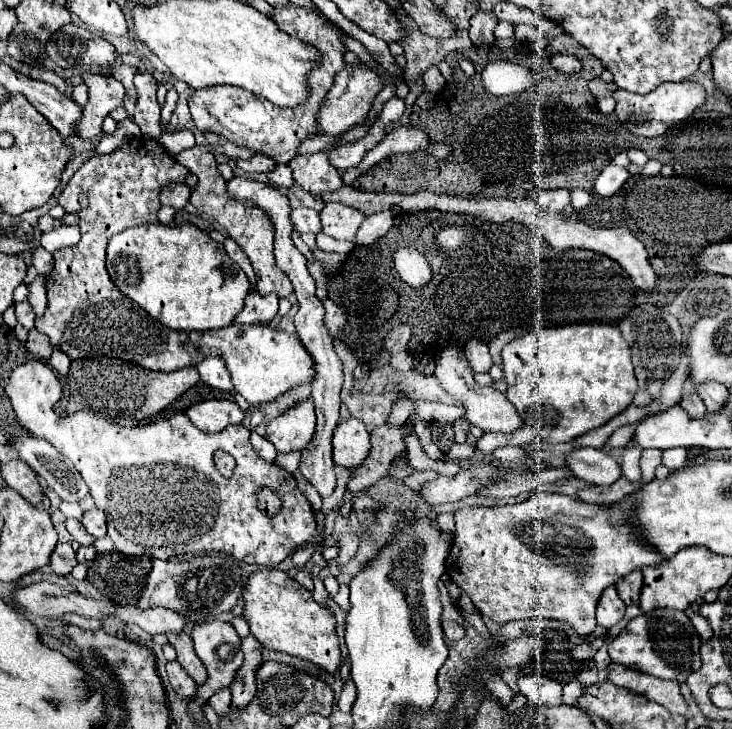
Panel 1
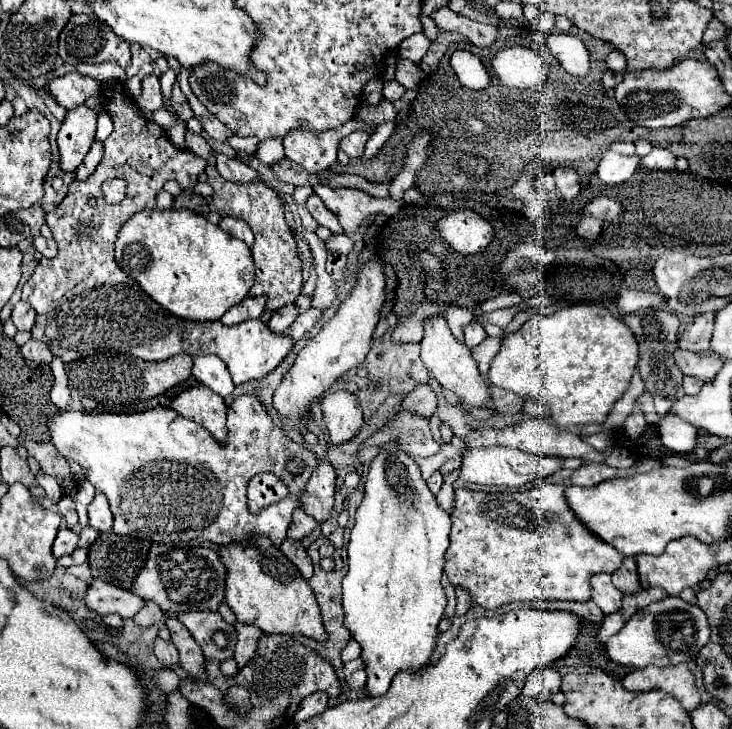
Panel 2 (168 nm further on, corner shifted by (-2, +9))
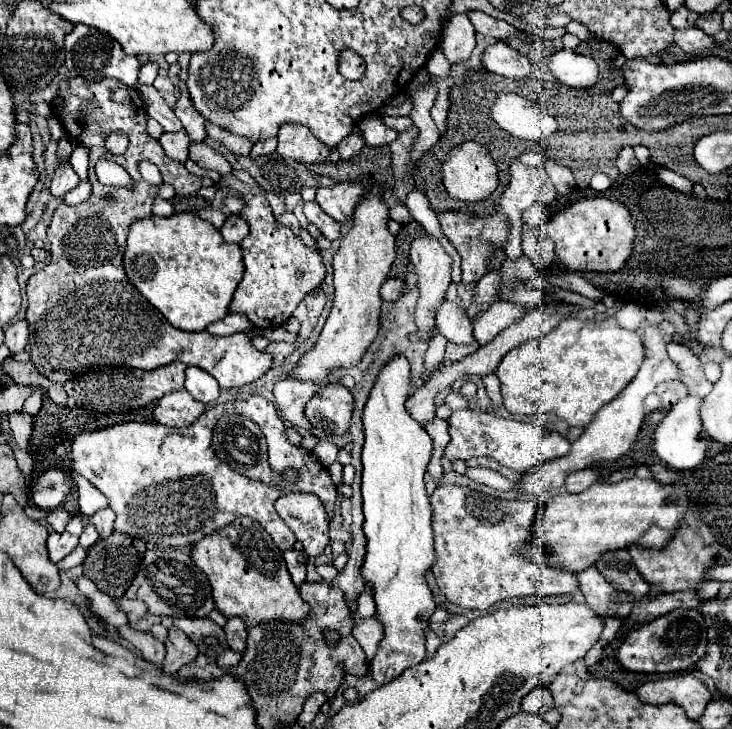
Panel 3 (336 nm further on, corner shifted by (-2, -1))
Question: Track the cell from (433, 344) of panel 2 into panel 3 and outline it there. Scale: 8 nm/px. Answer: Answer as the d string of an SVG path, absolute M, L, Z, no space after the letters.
M424 235L420 239L416 239L412 245L410 245L410 261L416 269L416 277L418 277L418 293L420 293L420 299L418 299L418 305L416 305L416 313L414 313L414 319L416 319L416 325L418 325L418 331L422 333L428 333L432 335L436 331L436 311L440 307L440 303L444 301L444 295L450 287L450 257L446 255L446 251L442 249L442 245L432 237L432 235Z

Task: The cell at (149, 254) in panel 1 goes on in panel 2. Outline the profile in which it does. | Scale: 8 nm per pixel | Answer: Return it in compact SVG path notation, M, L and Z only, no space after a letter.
M188 209L136 213L118 233L116 263L156 303L188 321L220 319L254 285L254 265L248 245Z

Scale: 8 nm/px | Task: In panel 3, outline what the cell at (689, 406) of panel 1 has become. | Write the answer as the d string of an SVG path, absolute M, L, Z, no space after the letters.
M675 343L668 346L669 357L680 367L680 381L682 381L690 395L706 397L713 388L713 384L707 380L703 366L693 351L683 343Z

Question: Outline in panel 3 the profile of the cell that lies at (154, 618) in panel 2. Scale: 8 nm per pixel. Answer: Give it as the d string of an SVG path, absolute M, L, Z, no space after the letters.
M120 599L118 601L118 605L120 605L120 609L128 615L128 619L130 619L130 623L138 623L146 613L148 613L148 607L144 607L144 603L142 601L132 601L132 599Z

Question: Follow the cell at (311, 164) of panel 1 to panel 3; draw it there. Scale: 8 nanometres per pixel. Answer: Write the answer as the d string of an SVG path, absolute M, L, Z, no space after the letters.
M286 123L278 131L278 149L282 157L292 157L296 161L302 161L304 165L326 161L332 153L332 147L318 141L308 127L298 123Z

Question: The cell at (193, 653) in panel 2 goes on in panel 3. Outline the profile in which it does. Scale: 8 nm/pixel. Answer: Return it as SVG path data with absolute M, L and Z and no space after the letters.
M172 627L168 631L168 637L166 637L166 659L162 663L162 671L168 673L168 675L174 675L178 673L180 667L192 663L198 655L198 649L196 645L188 639L188 635L176 627Z

